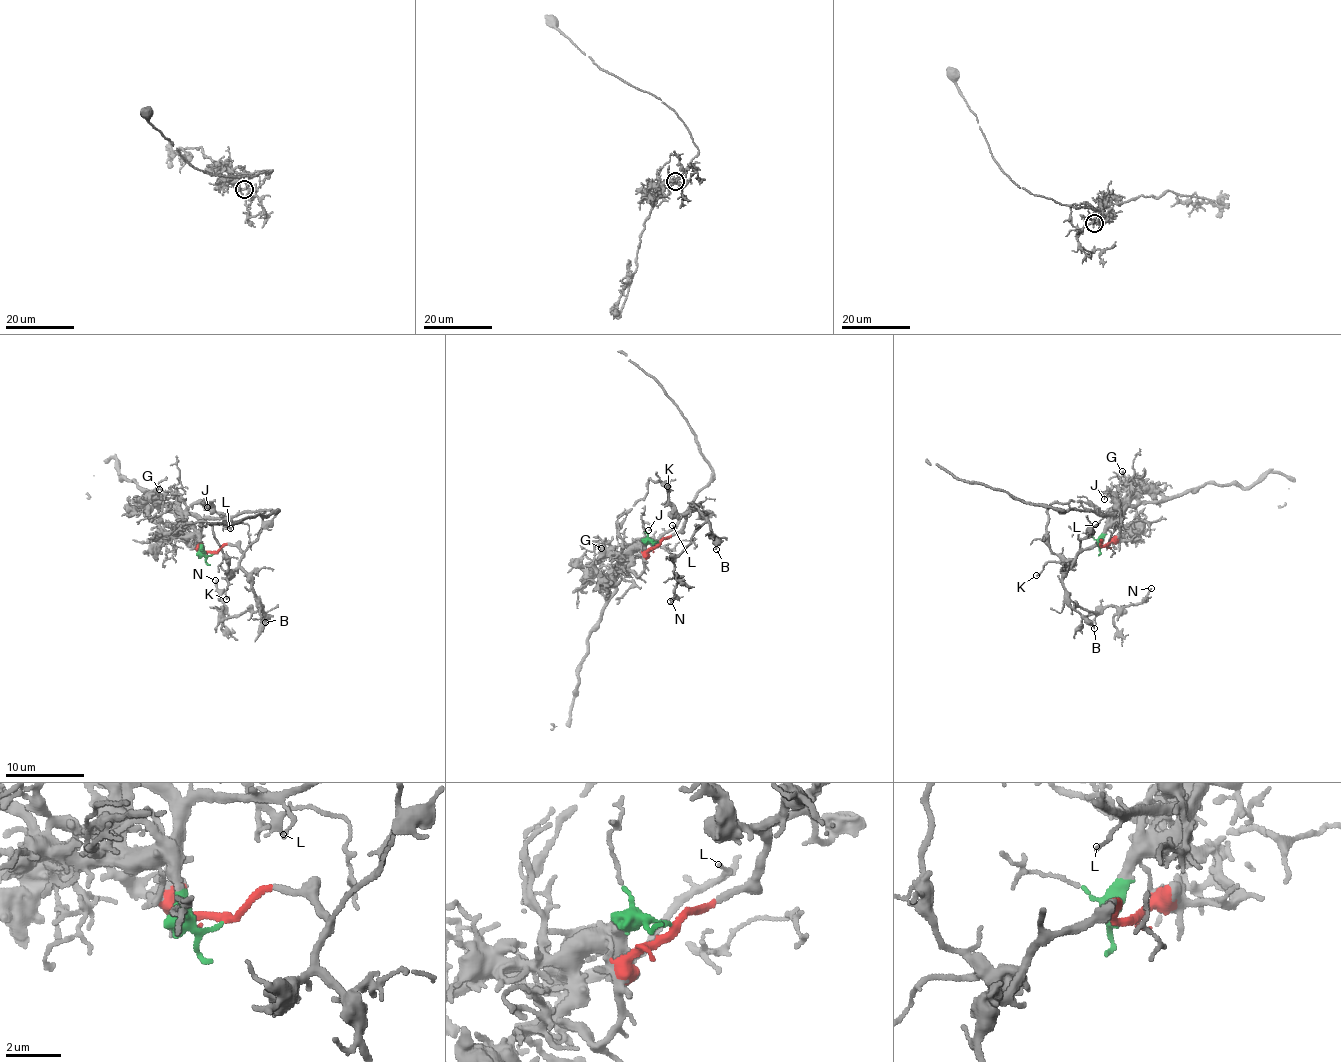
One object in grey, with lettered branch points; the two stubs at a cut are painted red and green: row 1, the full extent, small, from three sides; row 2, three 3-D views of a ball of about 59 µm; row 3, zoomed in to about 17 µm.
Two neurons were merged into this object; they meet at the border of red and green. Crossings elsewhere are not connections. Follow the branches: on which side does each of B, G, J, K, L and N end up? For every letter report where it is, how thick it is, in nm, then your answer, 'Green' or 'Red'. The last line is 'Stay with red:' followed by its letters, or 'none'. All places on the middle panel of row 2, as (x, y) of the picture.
B: Place: (716, 549). Thickness 240 nm. Red
G: Place: (601, 548). Thickness 120 nm. Green
J: Place: (648, 530). Thickness 100 nm. Green
K: Place: (667, 486). Thickness 150 nm. Red
L: Place: (672, 525). Thickness 130 nm. Green
N: Place: (670, 601). Thickness 130 nm. Red
Stay with red: B, K, N

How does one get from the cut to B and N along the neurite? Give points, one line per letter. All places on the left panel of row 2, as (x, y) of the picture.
B: (212, 553), (226, 544), (236, 546), (241, 553), (240, 569), (251, 585), (255, 605), (262, 610), (264, 623)
N: (212, 553), (230, 544), (238, 548), (240, 569), (251, 585), (259, 609), (224, 616), (215, 579)

